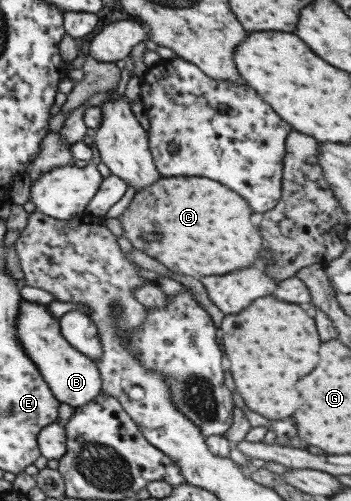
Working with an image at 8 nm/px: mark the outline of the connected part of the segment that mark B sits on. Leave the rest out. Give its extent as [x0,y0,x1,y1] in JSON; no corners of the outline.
[16,299,101,407]

